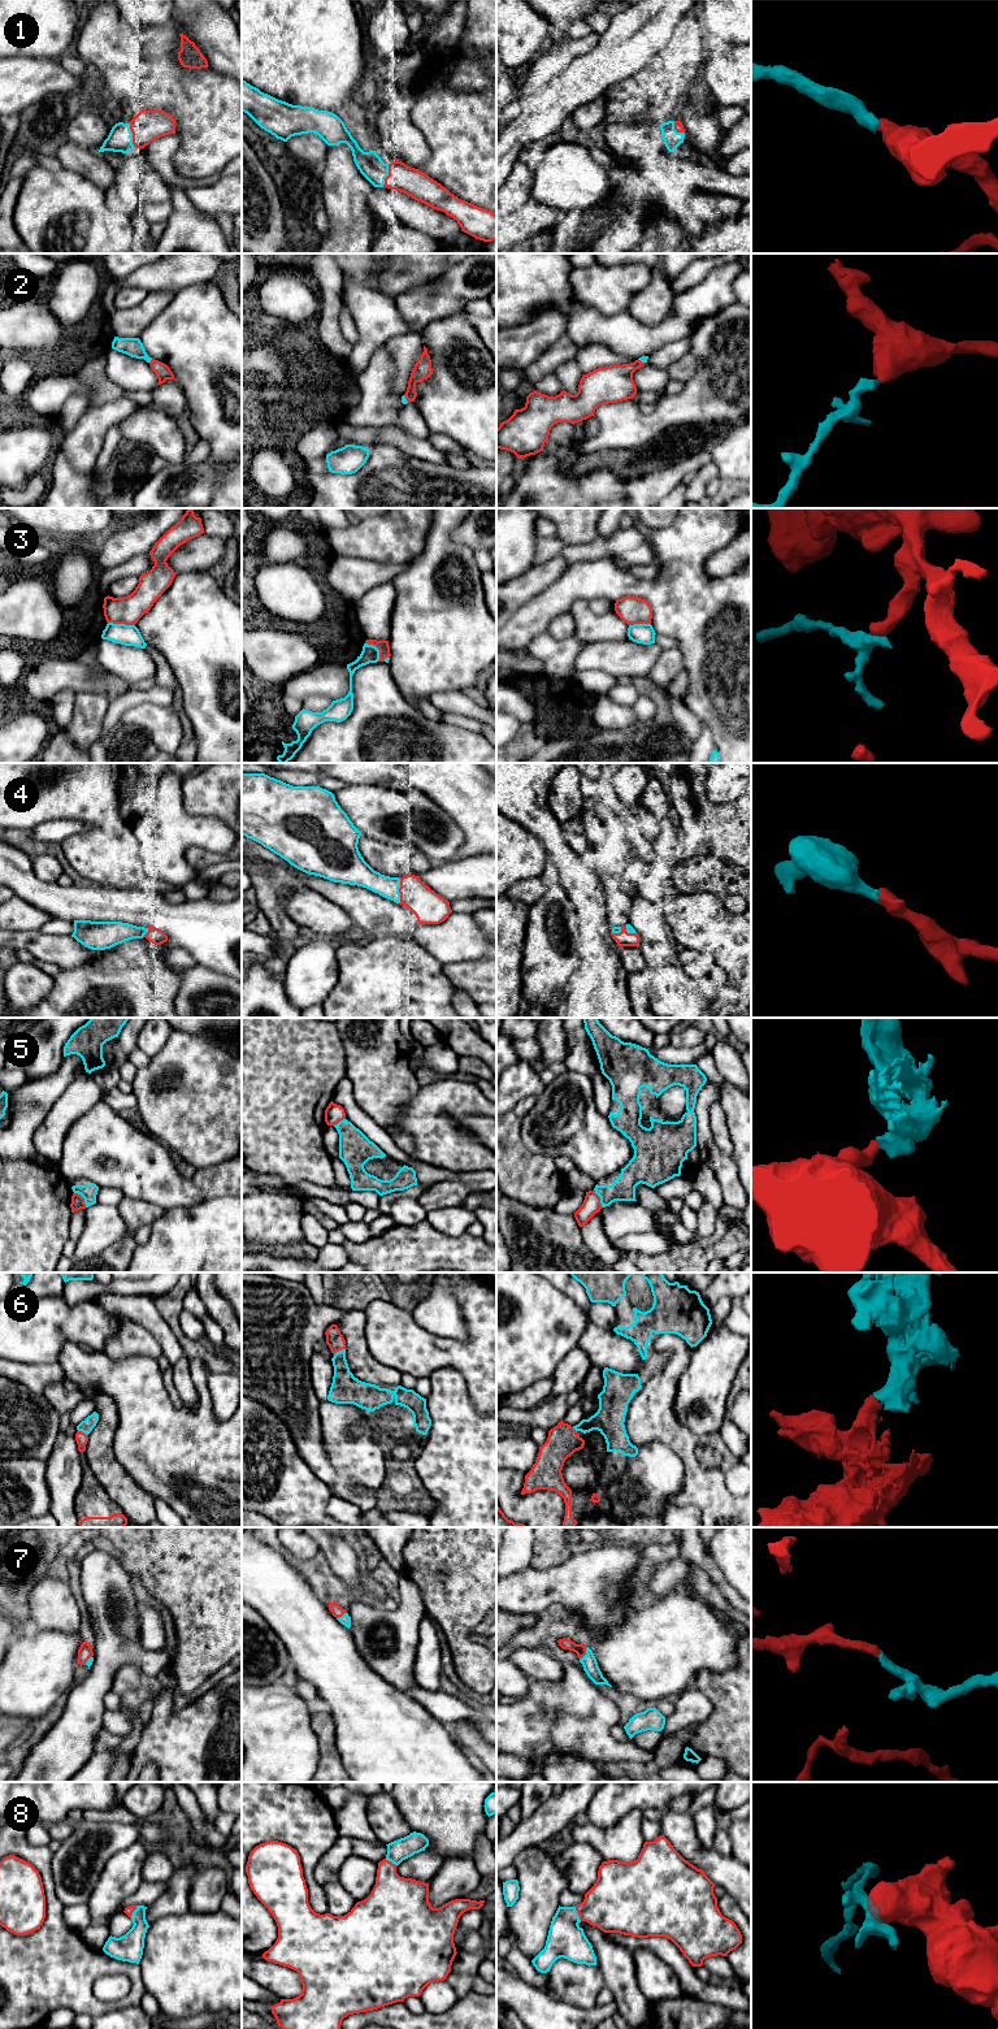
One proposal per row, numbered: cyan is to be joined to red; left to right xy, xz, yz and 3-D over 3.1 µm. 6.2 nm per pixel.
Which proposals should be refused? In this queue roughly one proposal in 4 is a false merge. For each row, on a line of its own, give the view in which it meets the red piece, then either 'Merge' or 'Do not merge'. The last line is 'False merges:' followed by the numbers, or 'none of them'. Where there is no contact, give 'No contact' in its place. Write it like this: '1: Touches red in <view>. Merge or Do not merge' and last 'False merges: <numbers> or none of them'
1: Touches red in xy. Merge
2: Touches red in xy. Merge
3: Touches red in xy. Do not merge
4: Touches red in xz. Merge
5: Touches red in xy. Do not merge
6: Touches red in xz. Merge
7: Touches red in yz. Merge
8: Touches red in yz. Merge
False merges: 3, 5

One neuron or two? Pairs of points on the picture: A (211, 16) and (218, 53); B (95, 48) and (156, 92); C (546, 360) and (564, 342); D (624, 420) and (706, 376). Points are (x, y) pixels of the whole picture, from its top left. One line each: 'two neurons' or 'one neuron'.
A: one neuron
B: one neuron
C: one neuron
D: one neuron

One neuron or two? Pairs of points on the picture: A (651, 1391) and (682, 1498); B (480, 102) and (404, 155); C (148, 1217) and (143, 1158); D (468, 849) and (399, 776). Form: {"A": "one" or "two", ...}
{"A": "one", "B": "two", "C": "two", "D": "one"}

